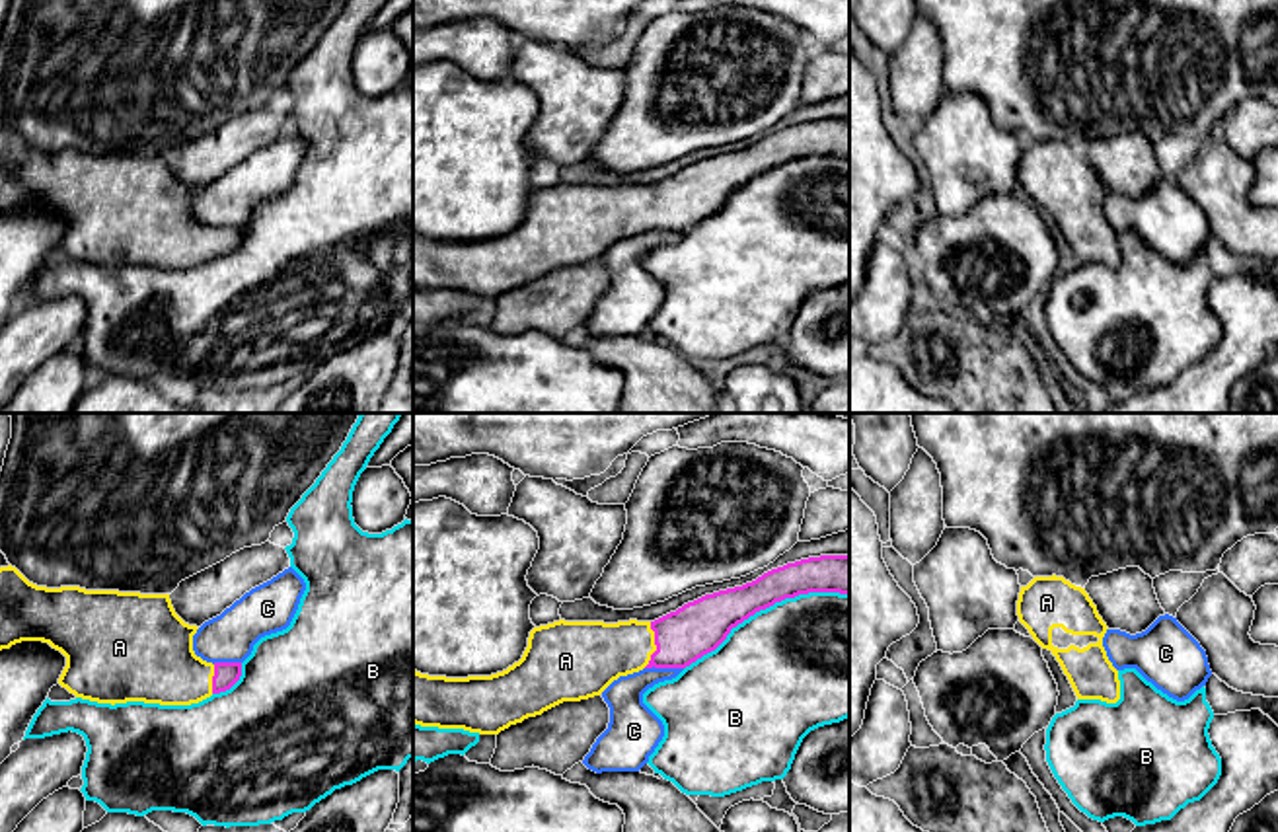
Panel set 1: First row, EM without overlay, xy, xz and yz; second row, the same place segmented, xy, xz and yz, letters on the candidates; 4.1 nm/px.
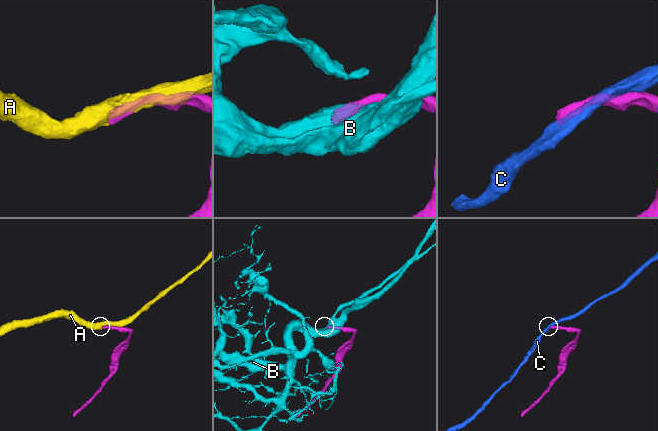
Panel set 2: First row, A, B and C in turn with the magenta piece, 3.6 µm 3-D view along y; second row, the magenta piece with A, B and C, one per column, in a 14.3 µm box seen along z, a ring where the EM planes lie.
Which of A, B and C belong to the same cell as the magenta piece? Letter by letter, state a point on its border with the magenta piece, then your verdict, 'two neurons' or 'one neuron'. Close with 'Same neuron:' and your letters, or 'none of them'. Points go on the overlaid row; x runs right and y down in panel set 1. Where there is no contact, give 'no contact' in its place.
A: xz (655, 643) | one neuron
B: xz (764, 608) | two neurons
C: xz (663, 667) | two neurons
Same neuron: A

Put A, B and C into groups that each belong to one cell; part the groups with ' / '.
A / B / C

